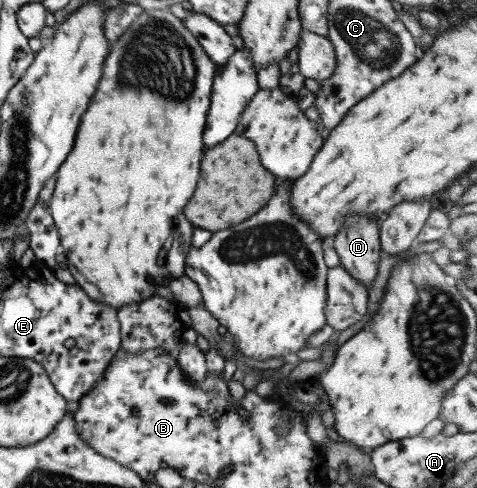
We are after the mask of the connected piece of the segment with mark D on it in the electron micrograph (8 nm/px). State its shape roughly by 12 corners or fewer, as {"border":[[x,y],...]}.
{"border":[[355,213],[332,236],[339,264],[367,290],[384,256],[378,221]]}

